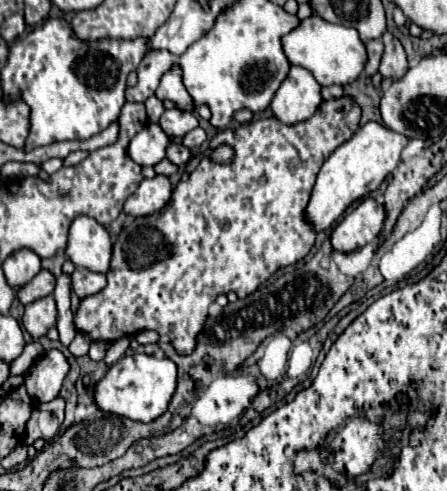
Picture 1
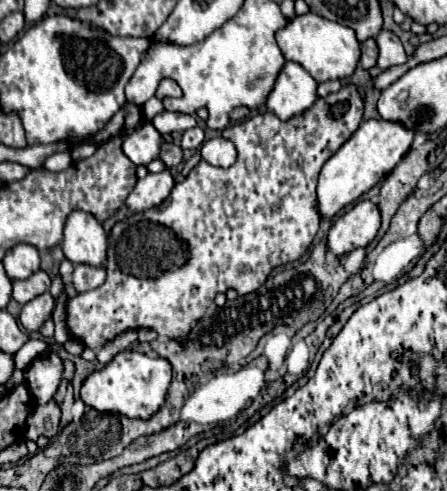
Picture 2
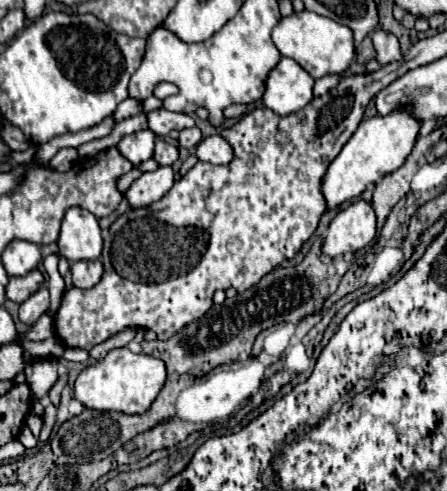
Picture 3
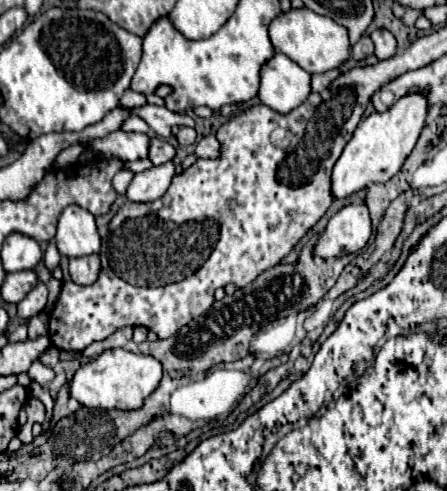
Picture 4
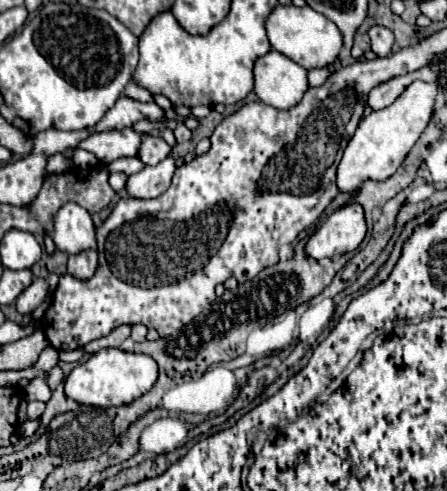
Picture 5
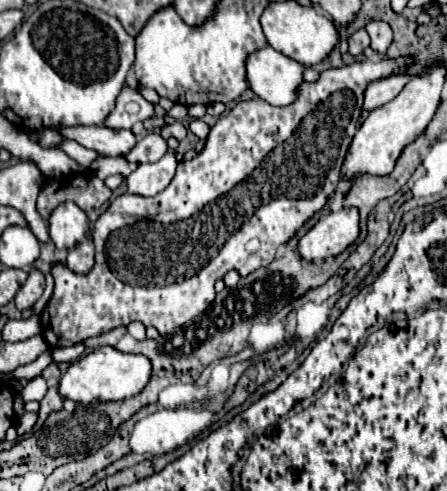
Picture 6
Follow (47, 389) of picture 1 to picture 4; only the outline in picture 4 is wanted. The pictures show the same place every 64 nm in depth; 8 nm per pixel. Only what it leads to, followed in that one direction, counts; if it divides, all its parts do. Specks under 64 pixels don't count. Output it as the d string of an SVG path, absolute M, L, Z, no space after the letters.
M38 360L30 366L28 374L30 374L32 380L36 380L36 382L42 384L42 386L48 386L48 384L52 382L52 378L54 378L54 370L52 370L52 368L46 368L46 366L44 366L42 362L38 362Z

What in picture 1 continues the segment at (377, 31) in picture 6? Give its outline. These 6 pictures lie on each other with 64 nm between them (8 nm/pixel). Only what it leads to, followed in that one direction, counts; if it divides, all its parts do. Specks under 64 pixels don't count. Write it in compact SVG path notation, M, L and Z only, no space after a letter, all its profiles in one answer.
M384 32L382 44L384 44L384 54L382 54L382 62L380 62L380 74L388 80L396 80L408 70L406 52L404 52L400 40L396 36L392 36L390 32Z

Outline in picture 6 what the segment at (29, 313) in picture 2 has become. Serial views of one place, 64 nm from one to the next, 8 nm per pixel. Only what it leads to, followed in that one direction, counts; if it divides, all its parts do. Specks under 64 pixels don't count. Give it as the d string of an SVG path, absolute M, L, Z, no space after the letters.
M30 270L26 282L20 286L14 302L16 302L16 308L18 310L24 310L24 308L32 308L34 302L42 296L42 290L44 290L44 274L40 270Z

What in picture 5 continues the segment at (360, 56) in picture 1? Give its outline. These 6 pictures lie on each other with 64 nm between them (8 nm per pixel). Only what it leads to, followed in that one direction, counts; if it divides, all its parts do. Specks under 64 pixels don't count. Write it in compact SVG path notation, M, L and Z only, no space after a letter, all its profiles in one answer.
M278 4L268 14L266 34L268 34L268 40L274 50L292 58L294 62L298 62L306 70L324 68L324 66L332 64L338 58L338 52L342 48L342 34L338 30L338 26L332 20L328 20L324 14L312 10L310 6L296 8L292 4L290 6Z

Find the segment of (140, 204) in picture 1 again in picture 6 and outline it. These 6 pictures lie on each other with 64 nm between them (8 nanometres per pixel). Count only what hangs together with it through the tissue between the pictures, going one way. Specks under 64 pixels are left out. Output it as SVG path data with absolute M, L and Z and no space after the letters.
M168 150L158 162L138 164L138 168L126 178L128 192L140 196L156 196L174 178L176 164L178 162L174 158L174 150Z

